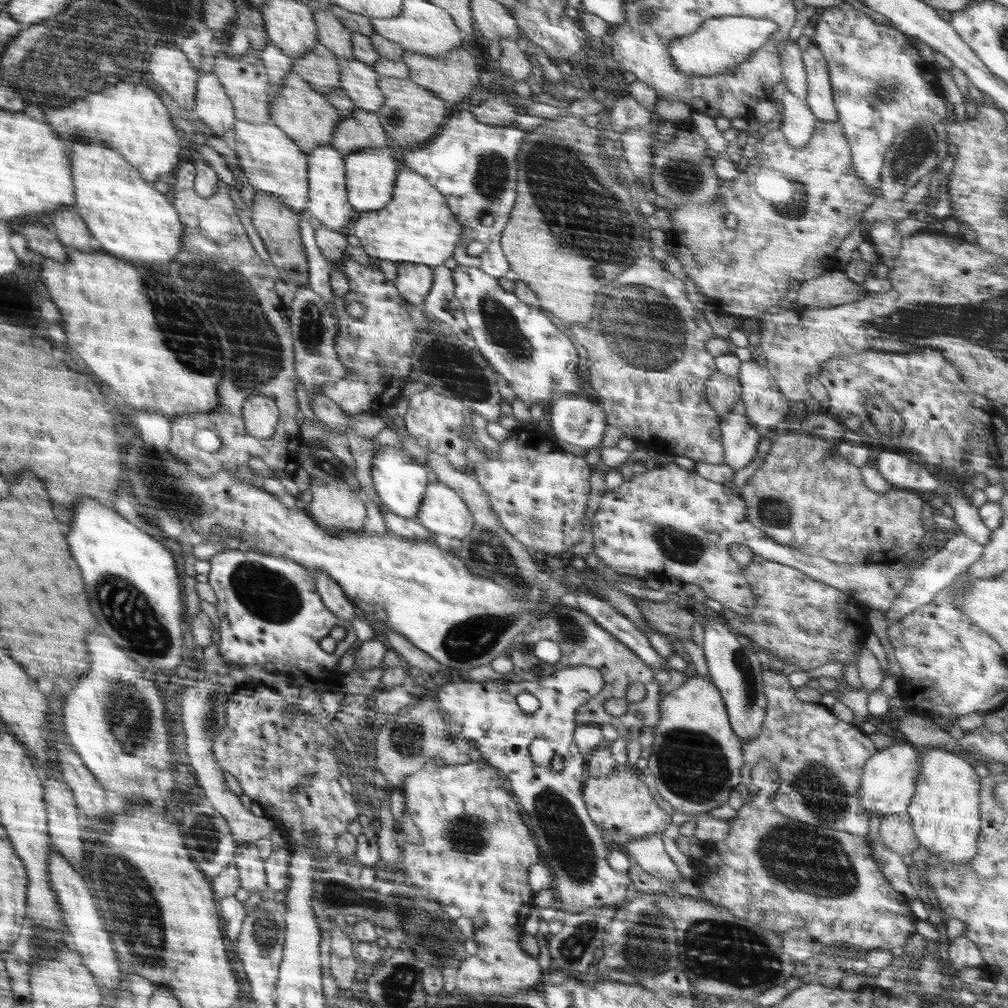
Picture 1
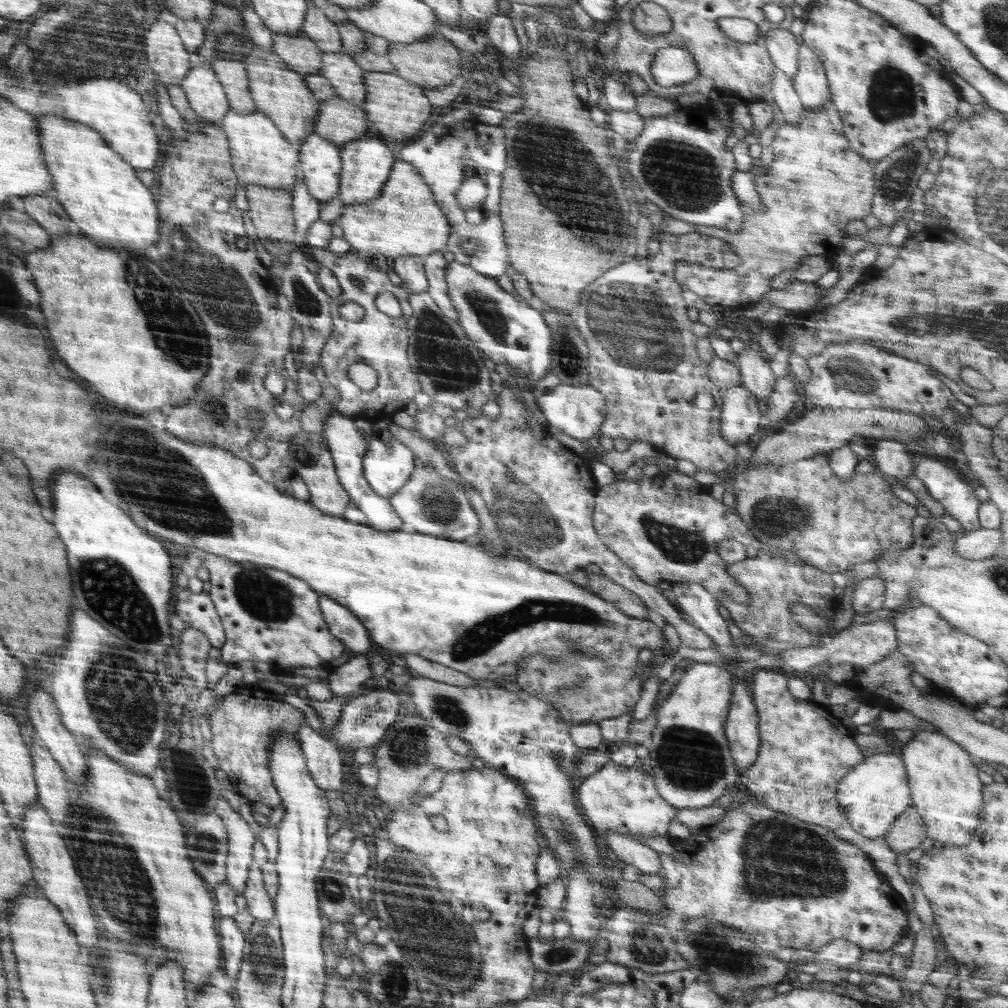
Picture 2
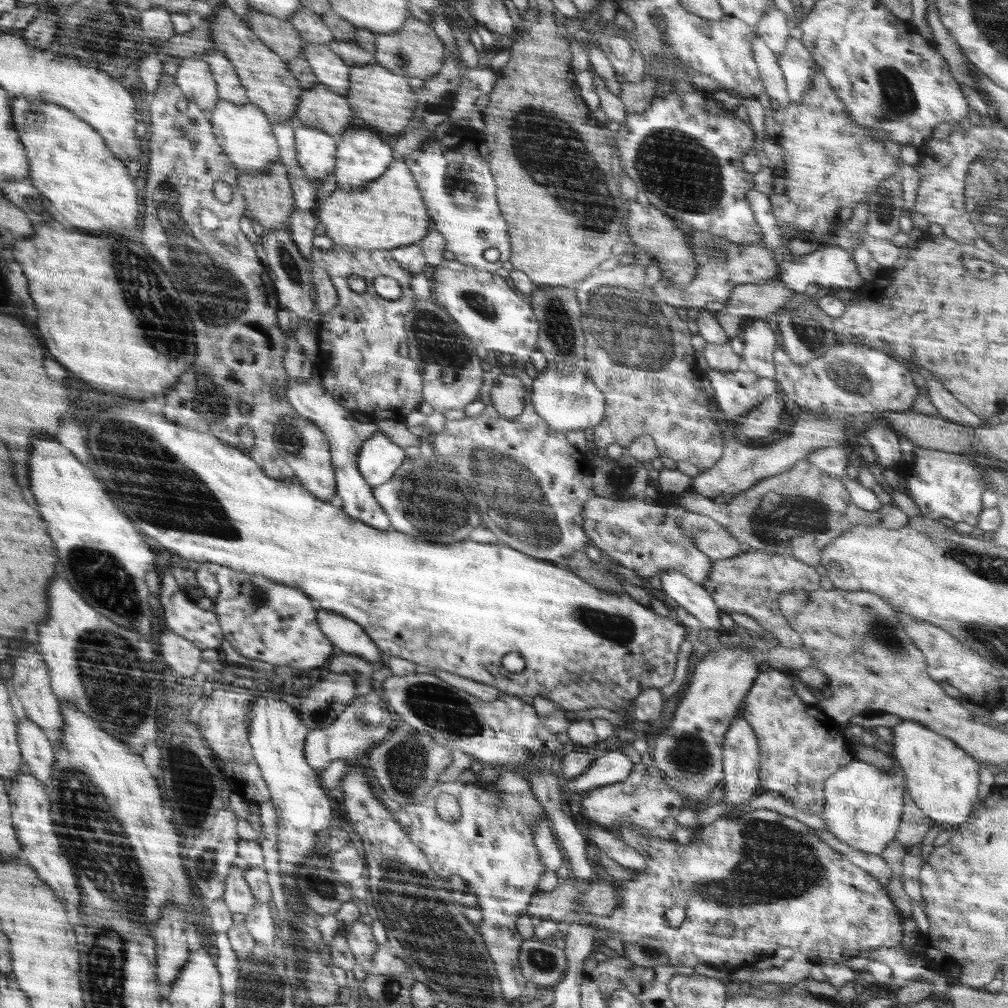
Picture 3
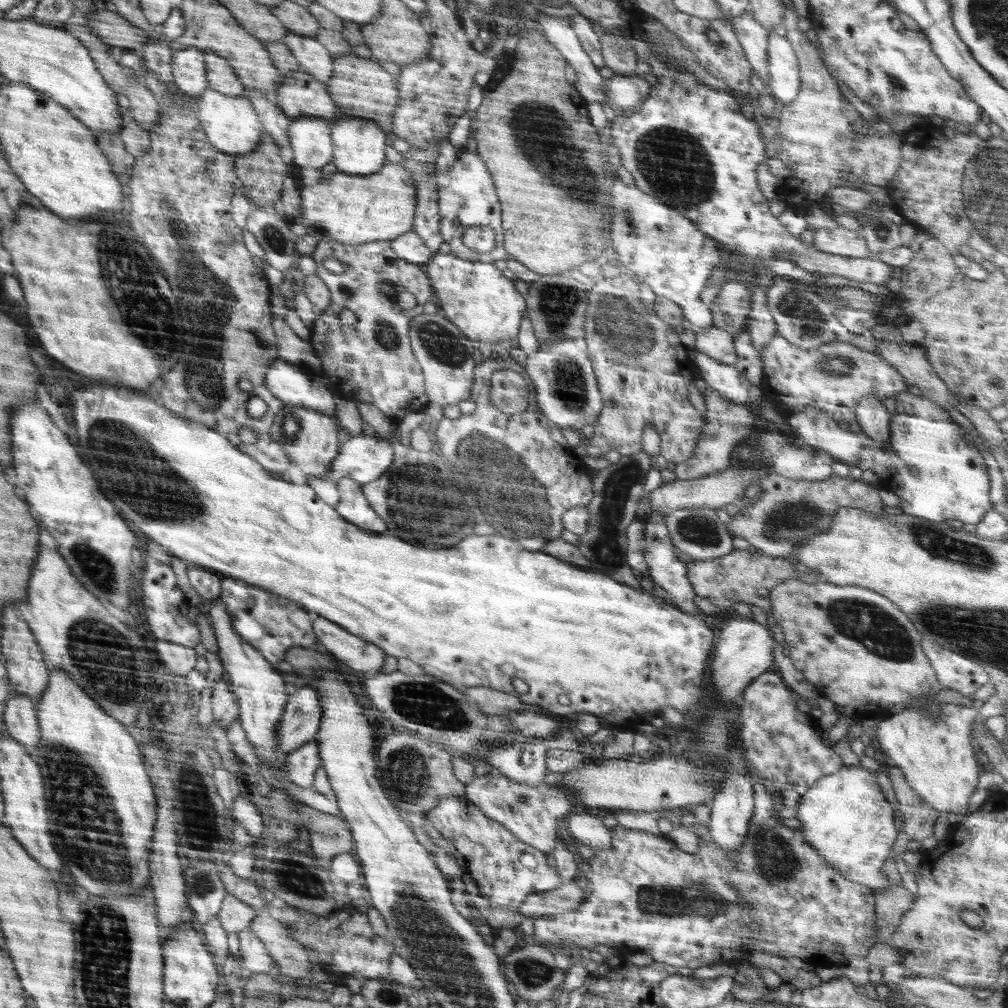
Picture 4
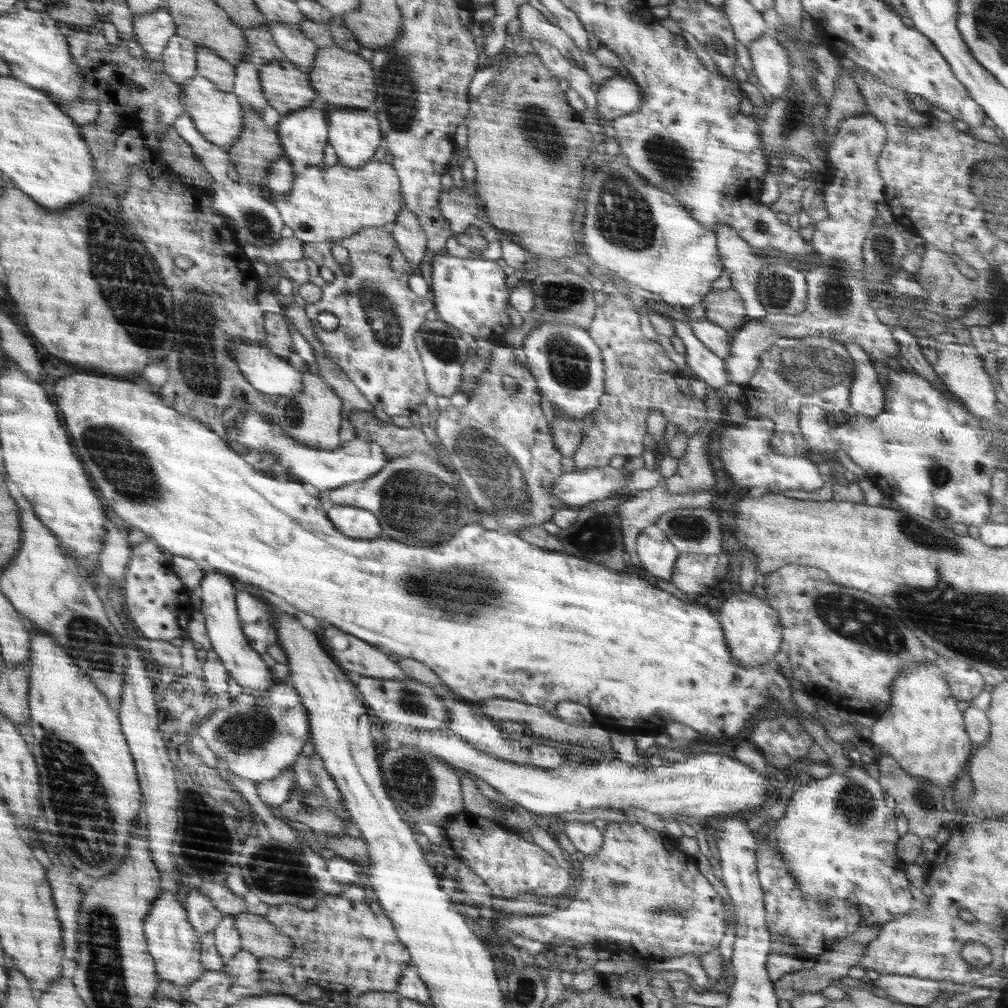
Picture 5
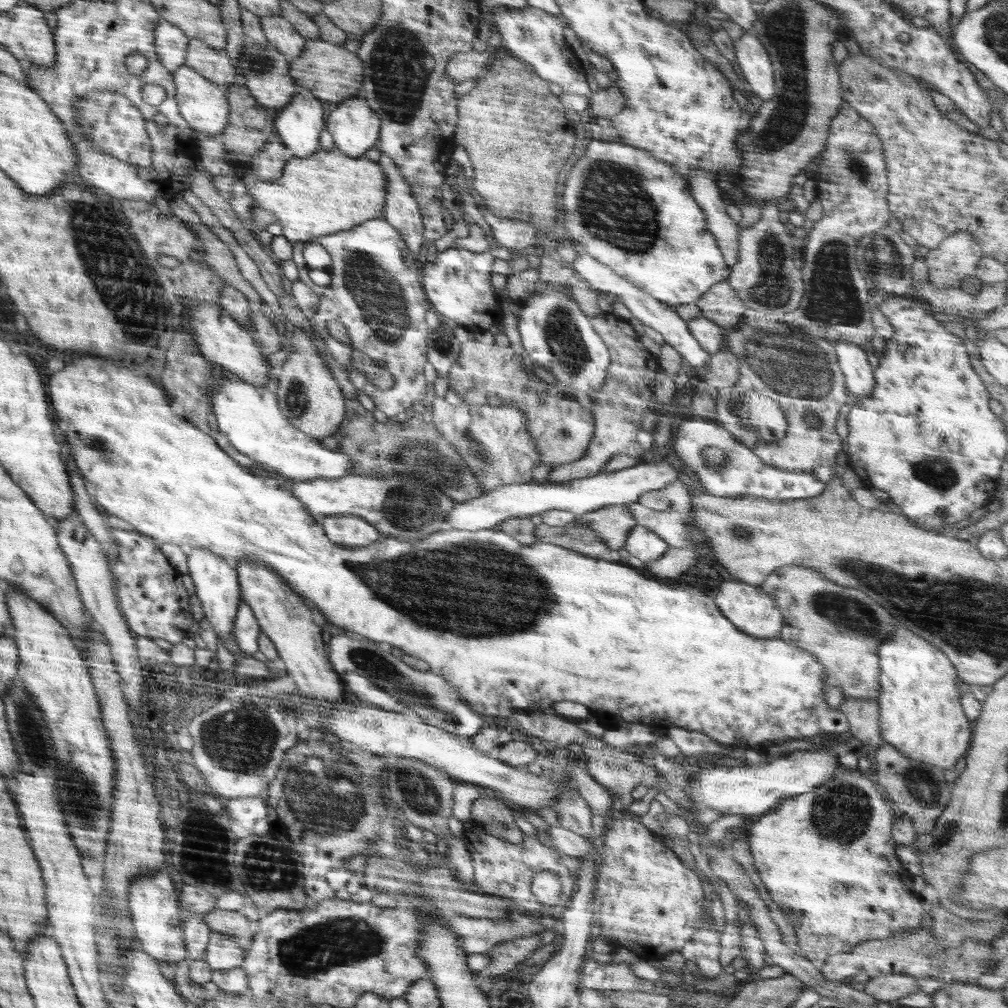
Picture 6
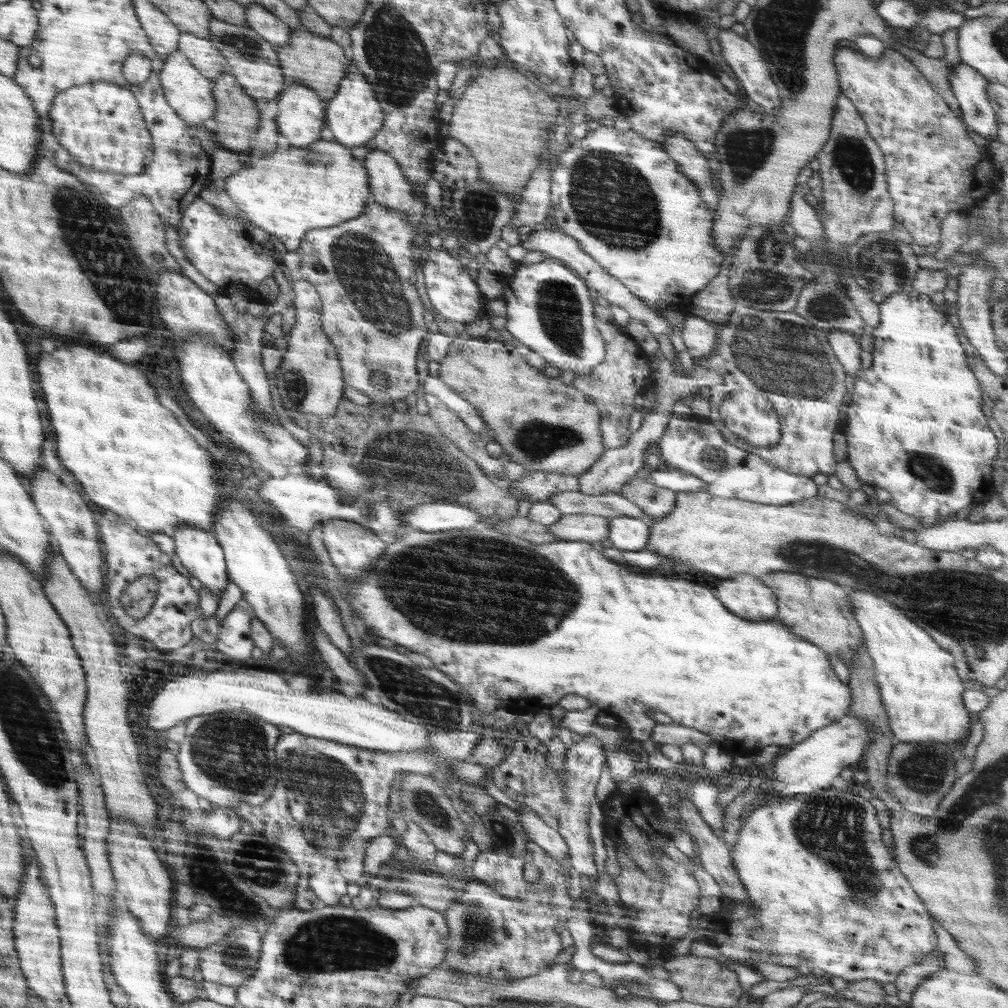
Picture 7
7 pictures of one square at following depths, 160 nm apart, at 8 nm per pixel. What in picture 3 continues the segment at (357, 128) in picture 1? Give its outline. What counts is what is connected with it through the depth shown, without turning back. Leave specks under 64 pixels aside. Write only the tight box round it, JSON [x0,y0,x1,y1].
[294,83,354,137]

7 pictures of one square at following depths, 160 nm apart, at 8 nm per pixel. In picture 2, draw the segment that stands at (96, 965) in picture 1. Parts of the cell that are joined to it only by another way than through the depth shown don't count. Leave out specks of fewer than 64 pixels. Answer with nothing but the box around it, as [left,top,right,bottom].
[21,804,98,950]

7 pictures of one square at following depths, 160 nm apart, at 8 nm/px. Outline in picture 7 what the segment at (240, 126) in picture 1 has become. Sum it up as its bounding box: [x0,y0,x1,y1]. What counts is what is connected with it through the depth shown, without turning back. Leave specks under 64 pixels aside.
[160,50,216,125]

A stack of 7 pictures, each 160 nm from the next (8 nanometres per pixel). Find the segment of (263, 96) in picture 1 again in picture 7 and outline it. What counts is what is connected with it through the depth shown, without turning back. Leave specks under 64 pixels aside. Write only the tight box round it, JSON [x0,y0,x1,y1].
[179,32,230,79]

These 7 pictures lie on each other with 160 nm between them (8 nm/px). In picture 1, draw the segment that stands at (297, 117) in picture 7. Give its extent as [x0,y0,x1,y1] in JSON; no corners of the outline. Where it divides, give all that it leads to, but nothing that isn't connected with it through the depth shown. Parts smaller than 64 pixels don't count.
[306,145,356,232]

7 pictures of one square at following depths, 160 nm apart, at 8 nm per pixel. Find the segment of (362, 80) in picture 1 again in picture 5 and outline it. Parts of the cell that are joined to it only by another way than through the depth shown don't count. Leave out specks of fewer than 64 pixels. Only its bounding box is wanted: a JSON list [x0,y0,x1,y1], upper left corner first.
[269,23,319,72]

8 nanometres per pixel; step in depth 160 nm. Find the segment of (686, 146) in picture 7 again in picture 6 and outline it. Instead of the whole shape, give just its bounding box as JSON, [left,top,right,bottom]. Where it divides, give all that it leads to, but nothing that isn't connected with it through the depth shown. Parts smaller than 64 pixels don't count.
[688,169,739,267]

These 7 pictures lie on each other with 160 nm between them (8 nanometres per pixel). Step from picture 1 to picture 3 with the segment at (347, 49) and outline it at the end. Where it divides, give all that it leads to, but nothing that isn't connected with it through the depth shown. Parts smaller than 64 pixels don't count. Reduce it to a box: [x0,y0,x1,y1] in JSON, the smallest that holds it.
[289,6,334,45]

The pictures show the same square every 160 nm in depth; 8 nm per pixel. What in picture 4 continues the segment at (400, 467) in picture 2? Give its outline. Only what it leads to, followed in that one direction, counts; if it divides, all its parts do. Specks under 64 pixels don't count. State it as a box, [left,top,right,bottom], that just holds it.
[325,433,393,485]

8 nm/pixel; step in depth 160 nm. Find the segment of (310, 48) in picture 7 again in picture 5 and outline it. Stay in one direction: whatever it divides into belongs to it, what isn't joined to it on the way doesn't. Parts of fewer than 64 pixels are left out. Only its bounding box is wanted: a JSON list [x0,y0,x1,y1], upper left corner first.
[307,45,378,110]

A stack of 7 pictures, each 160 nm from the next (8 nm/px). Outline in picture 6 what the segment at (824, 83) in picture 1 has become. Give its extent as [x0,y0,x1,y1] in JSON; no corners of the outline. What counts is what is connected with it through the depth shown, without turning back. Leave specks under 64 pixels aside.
[733,34,775,101]

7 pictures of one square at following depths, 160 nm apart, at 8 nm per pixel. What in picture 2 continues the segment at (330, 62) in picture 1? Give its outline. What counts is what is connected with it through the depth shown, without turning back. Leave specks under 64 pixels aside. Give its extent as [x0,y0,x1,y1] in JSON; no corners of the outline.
[273,33,322,74]

